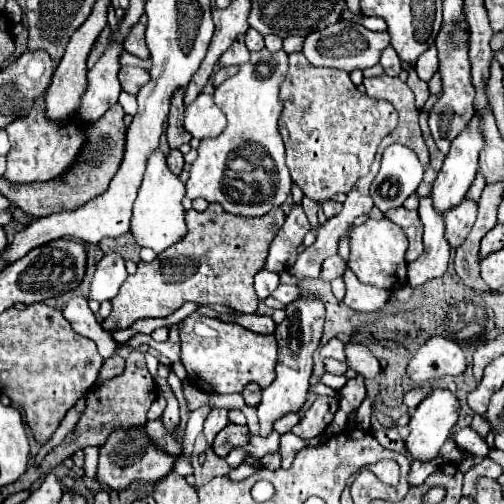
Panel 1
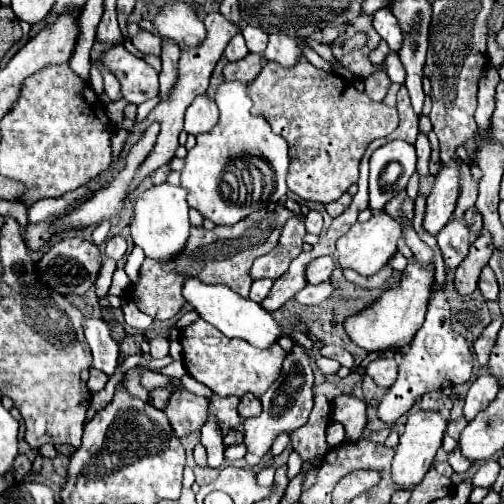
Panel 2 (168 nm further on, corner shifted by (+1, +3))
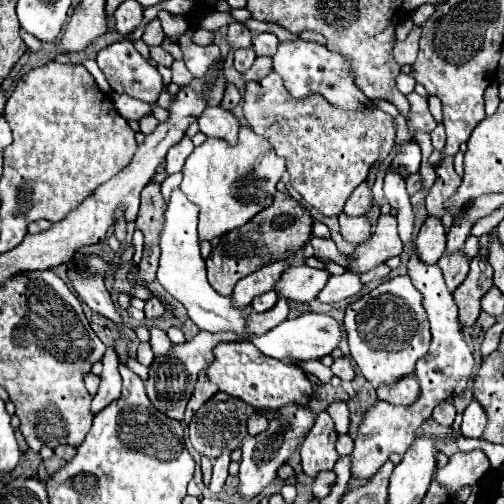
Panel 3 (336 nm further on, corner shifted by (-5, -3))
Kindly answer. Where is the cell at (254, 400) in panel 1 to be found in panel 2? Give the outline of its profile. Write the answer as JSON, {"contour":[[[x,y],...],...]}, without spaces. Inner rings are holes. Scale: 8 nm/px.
{"contour":[[[248,393],[248,395],[244,395],[244,397],[240,399],[238,413],[240,413],[244,419],[248,419],[248,417],[258,417],[260,409],[262,409],[260,399],[258,399],[258,397],[254,397],[254,395],[250,395],[250,393]]]}

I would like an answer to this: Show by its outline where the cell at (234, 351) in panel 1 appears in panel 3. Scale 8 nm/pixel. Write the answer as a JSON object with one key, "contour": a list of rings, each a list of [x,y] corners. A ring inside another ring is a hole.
{"contour":[[[232,341],[232,343],[218,343],[212,351],[214,361],[206,367],[206,377],[210,383],[218,385],[220,391],[252,405],[258,409],[278,409],[286,403],[306,403],[312,397],[312,383],[304,375],[304,371],[296,363],[268,359],[260,355],[256,347],[248,341]]]}

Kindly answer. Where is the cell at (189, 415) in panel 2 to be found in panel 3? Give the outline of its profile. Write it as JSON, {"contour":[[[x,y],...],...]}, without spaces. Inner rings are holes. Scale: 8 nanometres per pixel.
{"contour":[[[200,373],[198,381],[196,381],[196,387],[194,387],[194,393],[192,393],[190,401],[188,401],[188,407],[186,407],[186,413],[184,413],[184,421],[182,421],[182,423],[188,425],[190,419],[194,417],[194,413],[196,413],[214,393],[216,393],[216,387],[212,387],[212,383],[208,383],[208,379],[206,379],[204,373]]]}

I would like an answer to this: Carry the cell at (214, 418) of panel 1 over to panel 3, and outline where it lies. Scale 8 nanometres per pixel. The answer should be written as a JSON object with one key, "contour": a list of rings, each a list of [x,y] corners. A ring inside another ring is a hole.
{"contour":[[[222,453],[214,459],[214,473],[212,473],[212,481],[210,481],[210,491],[212,493],[220,493],[222,485],[228,477],[228,465],[230,465],[230,453]]]}

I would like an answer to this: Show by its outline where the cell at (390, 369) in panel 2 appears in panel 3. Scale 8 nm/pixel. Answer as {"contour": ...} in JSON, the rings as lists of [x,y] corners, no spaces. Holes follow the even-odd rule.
{"contour":[[[406,375],[392,385],[380,387],[376,393],[382,401],[388,401],[388,403],[394,403],[394,405],[408,405],[408,403],[416,401],[418,383],[416,383],[414,375]]]}

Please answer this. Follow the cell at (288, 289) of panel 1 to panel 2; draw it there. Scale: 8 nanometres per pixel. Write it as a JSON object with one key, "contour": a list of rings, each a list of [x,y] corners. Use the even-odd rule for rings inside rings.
{"contour":[[[332,279],[320,285],[306,285],[302,291],[296,293],[296,301],[302,305],[318,305],[324,299],[328,299],[334,293],[334,289],[336,289],[336,283],[332,283]]]}

